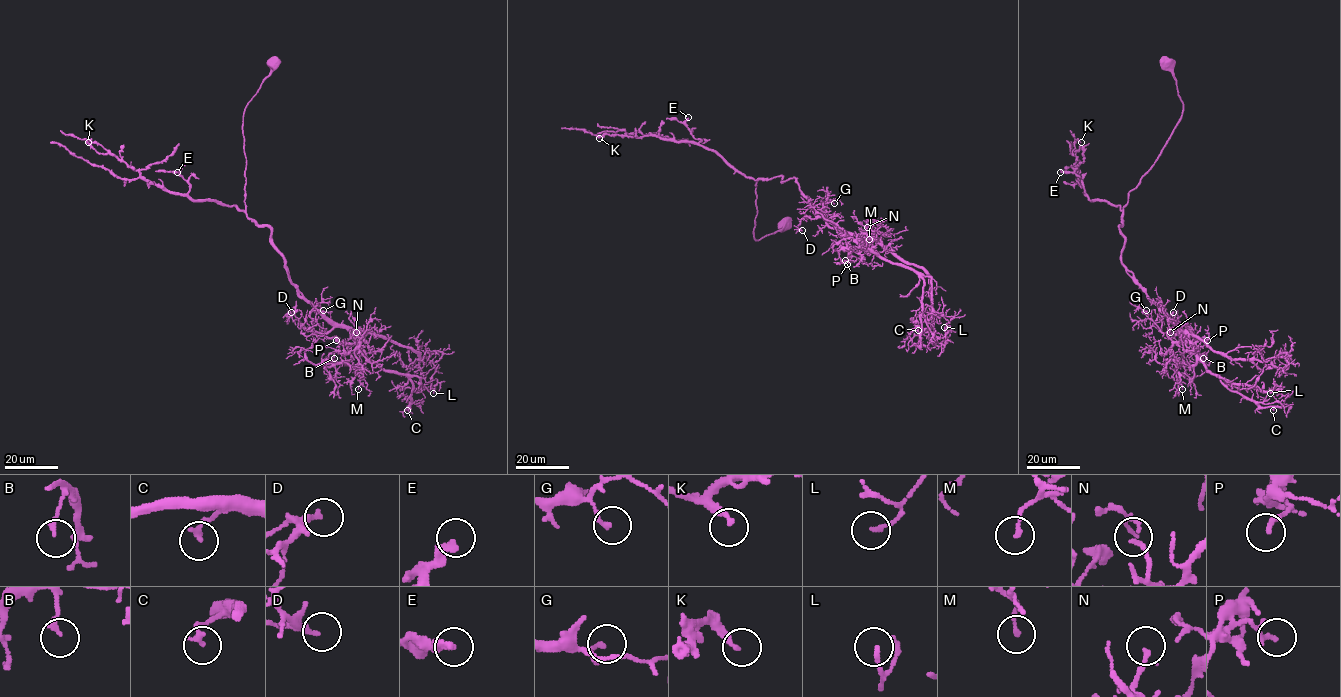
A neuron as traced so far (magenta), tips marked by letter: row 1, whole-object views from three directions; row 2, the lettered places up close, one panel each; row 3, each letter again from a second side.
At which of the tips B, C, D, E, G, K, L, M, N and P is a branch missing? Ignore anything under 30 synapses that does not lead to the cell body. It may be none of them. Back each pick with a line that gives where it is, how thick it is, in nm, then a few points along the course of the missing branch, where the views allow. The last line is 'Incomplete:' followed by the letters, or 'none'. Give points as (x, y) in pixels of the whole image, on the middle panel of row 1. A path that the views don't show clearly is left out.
D: place (802, 230); calibre 240 nm; course (802, 230), (794, 225), (793, 211), (800, 210)
Incomplete: D

